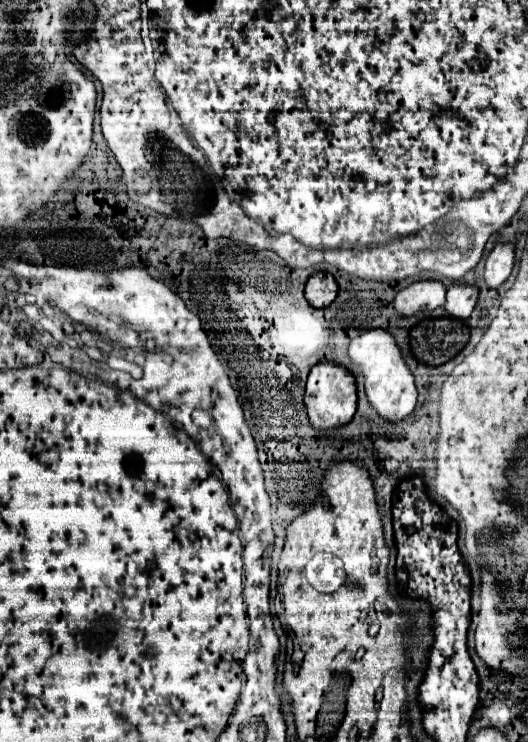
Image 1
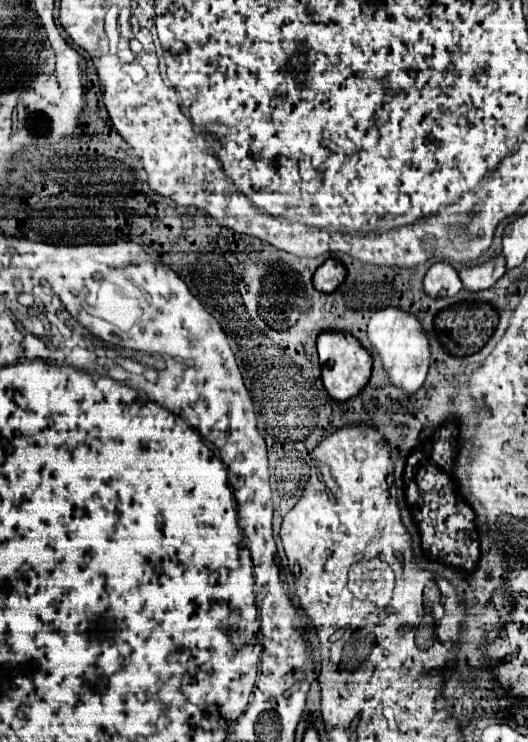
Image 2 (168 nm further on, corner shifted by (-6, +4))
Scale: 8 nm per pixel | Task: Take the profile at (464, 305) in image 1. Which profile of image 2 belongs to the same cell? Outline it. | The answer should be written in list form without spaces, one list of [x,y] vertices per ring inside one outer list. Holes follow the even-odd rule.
[[[498,256],[496,260],[490,260],[486,264],[462,268],[460,270],[460,280],[464,284],[464,290],[468,290],[468,292],[482,292],[482,290],[492,288],[498,282],[498,278],[502,278],[504,272],[506,272],[504,258]]]

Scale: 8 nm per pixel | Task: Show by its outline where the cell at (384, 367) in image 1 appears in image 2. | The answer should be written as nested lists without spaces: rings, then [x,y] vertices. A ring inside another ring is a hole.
[[[384,308],[370,318],[368,340],[376,348],[390,384],[394,388],[400,388],[408,396],[418,392],[418,388],[424,384],[428,366],[430,366],[428,340],[426,340],[426,334],[424,334],[420,322],[414,316],[410,316],[398,308]]]

